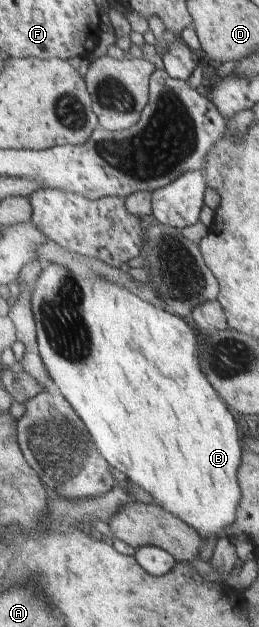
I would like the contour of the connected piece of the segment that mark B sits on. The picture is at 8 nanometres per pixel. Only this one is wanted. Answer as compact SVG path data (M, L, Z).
M50 264L48 268L43 266L43 271L32 288L31 309L37 326L37 351L43 357L55 389L60 391L75 408L88 428L93 442L100 444L99 448L103 455L117 468L119 475L150 492L151 496L154 494L152 497L160 500L158 502L160 506L192 525L205 540L205 544L206 538L210 536L217 536L218 539L226 536L227 528L237 520L239 502L242 500L242 488L239 483L239 468L242 464L240 432L238 432L236 417L228 410L227 402L204 374L199 359L199 344L204 340L204 336L194 330L191 319L157 307L154 303L150 304L143 298L138 298L134 292L108 282L104 278L100 280L78 278L70 270L58 264Z

